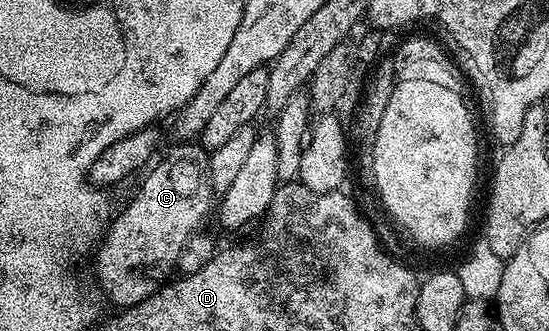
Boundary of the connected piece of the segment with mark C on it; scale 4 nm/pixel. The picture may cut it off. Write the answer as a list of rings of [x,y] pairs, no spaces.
[[[181,143],[174,153],[169,153],[141,181],[141,190],[125,205],[121,214],[108,222],[107,228],[95,250],[97,257],[97,281],[101,284],[100,292],[110,297],[117,307],[137,305],[147,299],[167,279],[174,276],[177,261],[185,245],[193,234],[202,228],[205,216],[215,209],[215,194],[209,183],[209,158],[206,150],[197,143]]]

